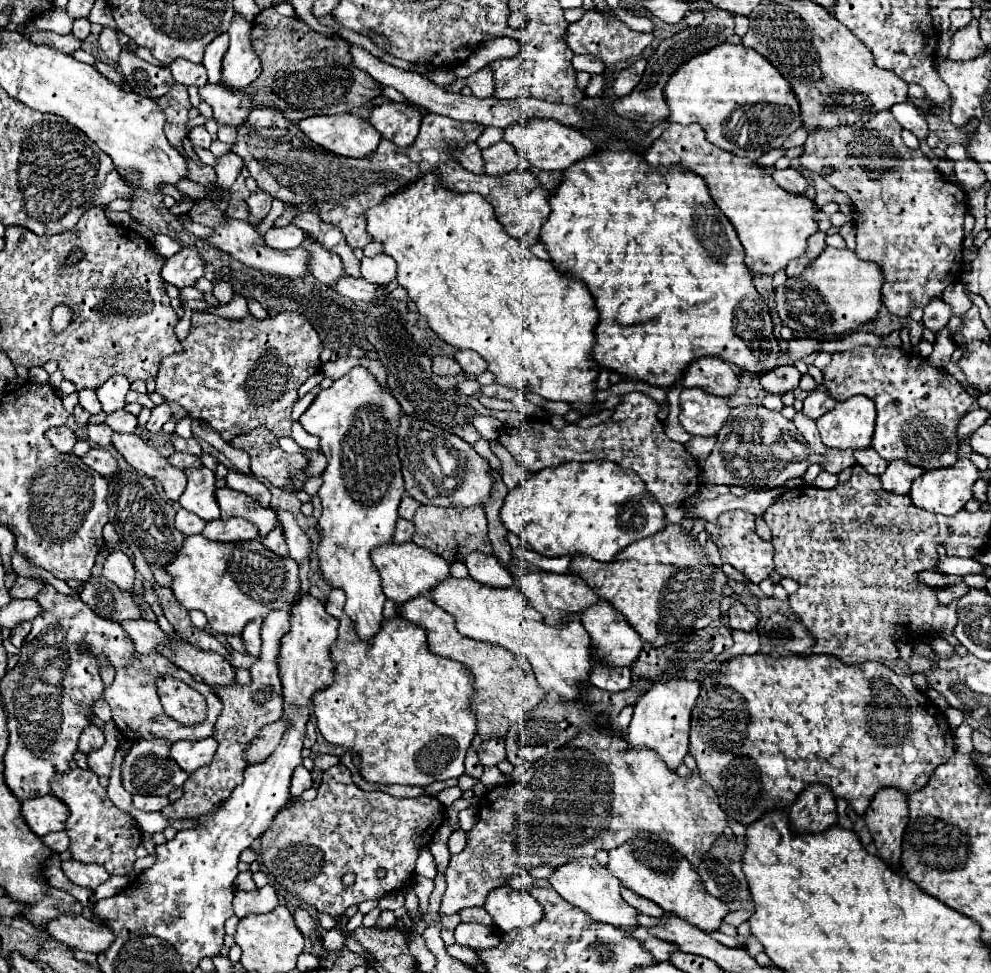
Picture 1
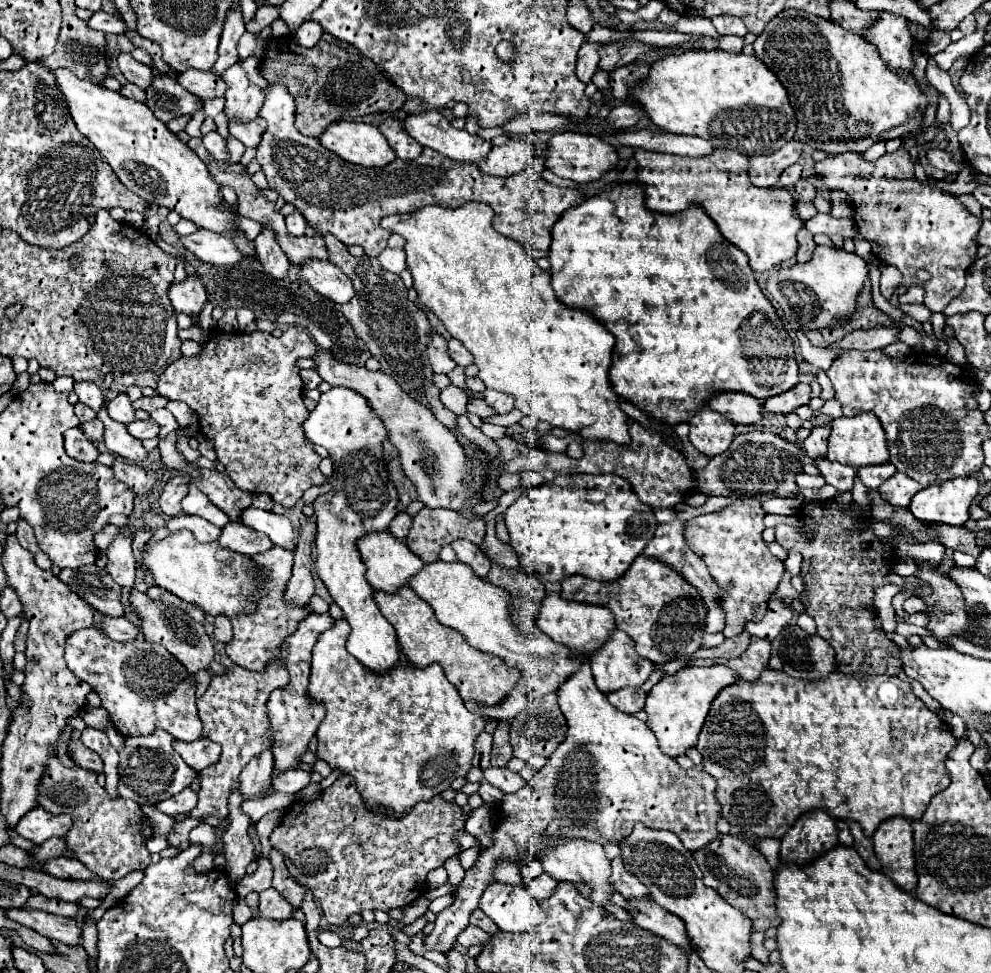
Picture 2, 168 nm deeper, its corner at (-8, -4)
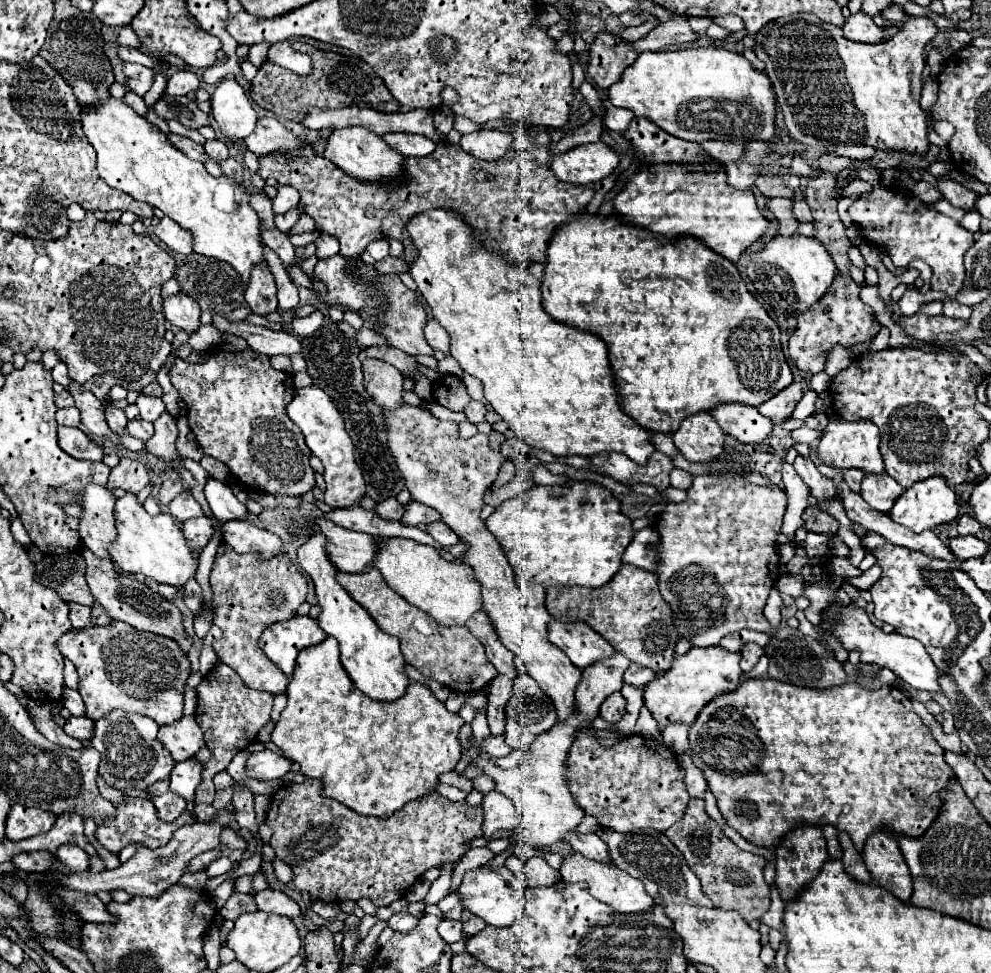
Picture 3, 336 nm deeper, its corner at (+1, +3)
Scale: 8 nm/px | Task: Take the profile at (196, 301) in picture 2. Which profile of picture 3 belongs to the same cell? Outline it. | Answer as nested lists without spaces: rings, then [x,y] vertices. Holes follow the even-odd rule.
[[[176,293],[164,299],[164,317],[174,327],[194,333],[200,327],[200,305],[188,293]]]

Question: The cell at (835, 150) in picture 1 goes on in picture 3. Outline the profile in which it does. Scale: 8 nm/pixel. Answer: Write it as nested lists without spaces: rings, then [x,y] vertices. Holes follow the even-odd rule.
[[[826,153],[826,155],[818,157],[818,169],[832,173],[836,179],[840,177],[840,173],[844,169],[848,169],[850,171],[850,175],[846,177],[848,181],[866,181],[866,183],[872,185],[872,191],[860,195],[850,205],[848,213],[850,213],[852,221],[856,223],[856,227],[864,233],[864,239],[868,243],[876,245],[876,247],[882,247],[890,255],[890,259],[896,267],[906,267],[910,261],[922,259],[932,269],[932,279],[930,279],[930,289],[932,291],[944,291],[950,297],[954,297],[962,289],[962,283],[964,283],[964,253],[974,245],[974,235],[968,229],[964,229],[958,221],[954,221],[954,219],[942,215],[940,211],[936,211],[934,205],[920,201],[916,195],[912,195],[908,189],[902,189],[898,183],[896,185],[886,185],[882,181],[882,171],[876,169],[872,165],[872,161],[856,161],[856,159],[850,159],[850,157],[840,157],[840,155],[834,155],[834,153]]]

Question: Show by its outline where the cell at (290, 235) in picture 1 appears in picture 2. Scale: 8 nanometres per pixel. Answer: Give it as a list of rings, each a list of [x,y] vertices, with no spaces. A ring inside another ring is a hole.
[[[295,210],[293,214],[285,216],[285,224],[287,224],[287,230],[293,234],[293,236],[303,236],[305,228],[307,228],[307,222],[303,218],[303,214],[299,210]]]

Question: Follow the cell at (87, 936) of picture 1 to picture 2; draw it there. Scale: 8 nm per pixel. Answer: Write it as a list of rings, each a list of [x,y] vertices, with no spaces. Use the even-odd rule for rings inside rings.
[[[7,908],[5,914],[11,920],[39,932],[41,936],[49,940],[59,940],[63,944],[81,942],[81,928],[71,918],[63,918],[63,916],[49,914],[49,912],[35,910],[35,908]]]

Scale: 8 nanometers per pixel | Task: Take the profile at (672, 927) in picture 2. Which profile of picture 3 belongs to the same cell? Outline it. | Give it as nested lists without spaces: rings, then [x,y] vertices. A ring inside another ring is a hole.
[[[574,853],[572,857],[564,857],[560,875],[568,883],[578,883],[578,881],[586,883],[592,897],[610,905],[618,913],[640,913],[640,911],[654,909],[654,899],[646,893],[642,881],[630,877],[628,873],[624,873],[622,869],[618,869],[614,865],[602,865],[600,861],[590,861],[586,857],[582,857],[580,853]]]

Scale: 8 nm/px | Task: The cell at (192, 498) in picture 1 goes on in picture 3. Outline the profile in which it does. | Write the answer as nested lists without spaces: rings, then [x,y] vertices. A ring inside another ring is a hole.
[[[188,489],[182,491],[182,493],[168,505],[168,509],[170,509],[170,515],[174,515],[180,523],[184,523],[186,519],[204,515],[200,503],[194,499],[194,495],[192,495]]]

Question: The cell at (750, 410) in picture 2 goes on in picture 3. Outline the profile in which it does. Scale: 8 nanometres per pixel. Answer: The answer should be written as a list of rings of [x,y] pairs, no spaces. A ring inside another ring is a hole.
[[[720,403],[712,411],[724,433],[736,437],[740,443],[756,445],[764,441],[772,431],[772,421],[762,417],[756,407],[742,403]]]

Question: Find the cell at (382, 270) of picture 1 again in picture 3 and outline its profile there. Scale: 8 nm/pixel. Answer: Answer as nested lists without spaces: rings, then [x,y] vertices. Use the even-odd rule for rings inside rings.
[[[378,239],[378,241],[374,241],[374,243],[370,243],[368,245],[368,253],[374,257],[374,261],[380,261],[380,259],[384,259],[384,257],[388,257],[388,239]]]

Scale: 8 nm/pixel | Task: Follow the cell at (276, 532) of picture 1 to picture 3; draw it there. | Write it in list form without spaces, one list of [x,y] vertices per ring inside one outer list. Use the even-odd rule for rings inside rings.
[[[222,543],[210,573],[210,585],[214,591],[214,625],[222,629],[222,639],[212,645],[218,659],[238,671],[246,685],[274,695],[284,693],[288,679],[282,677],[280,669],[266,657],[266,653],[262,653],[258,641],[272,623],[296,615],[298,607],[306,601],[308,581],[286,553],[262,559],[256,553],[236,553]]]

